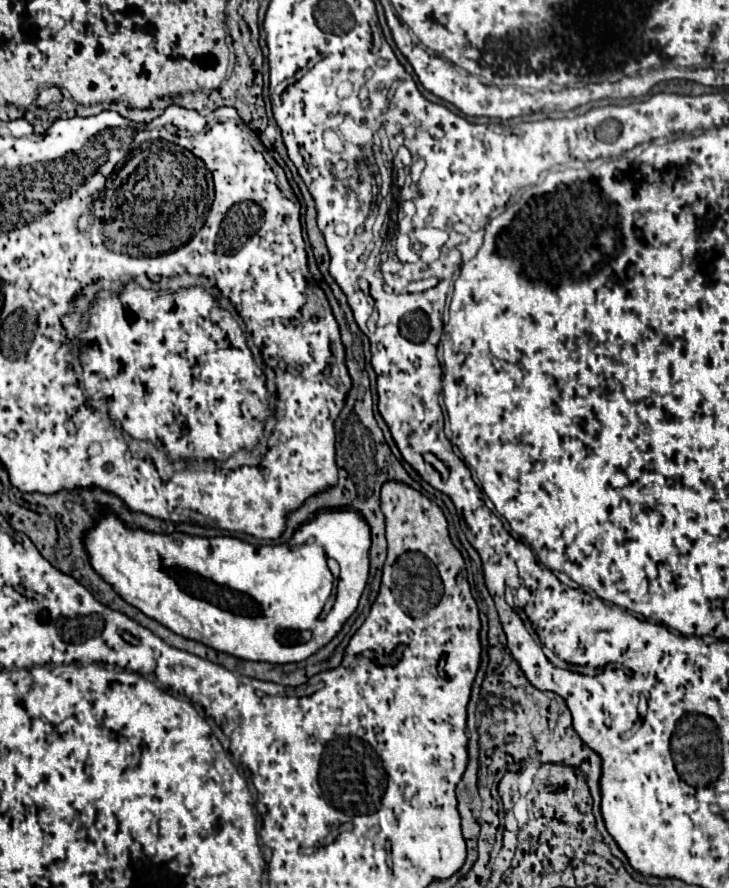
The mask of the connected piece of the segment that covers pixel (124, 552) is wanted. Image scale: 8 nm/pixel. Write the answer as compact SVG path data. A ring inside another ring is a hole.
M348 506L320 508L312 520L306 520L294 530L290 544L276 546L254 546L232 536L202 538L184 532L144 532L142 528L126 526L106 508L102 508L96 524L84 532L84 546L88 548L92 570L108 582L122 600L184 638L236 658L272 664L300 662L338 634L342 624L356 610L366 586L370 544L368 522L360 512ZM330 560L338 562L338 574L330 570Z

